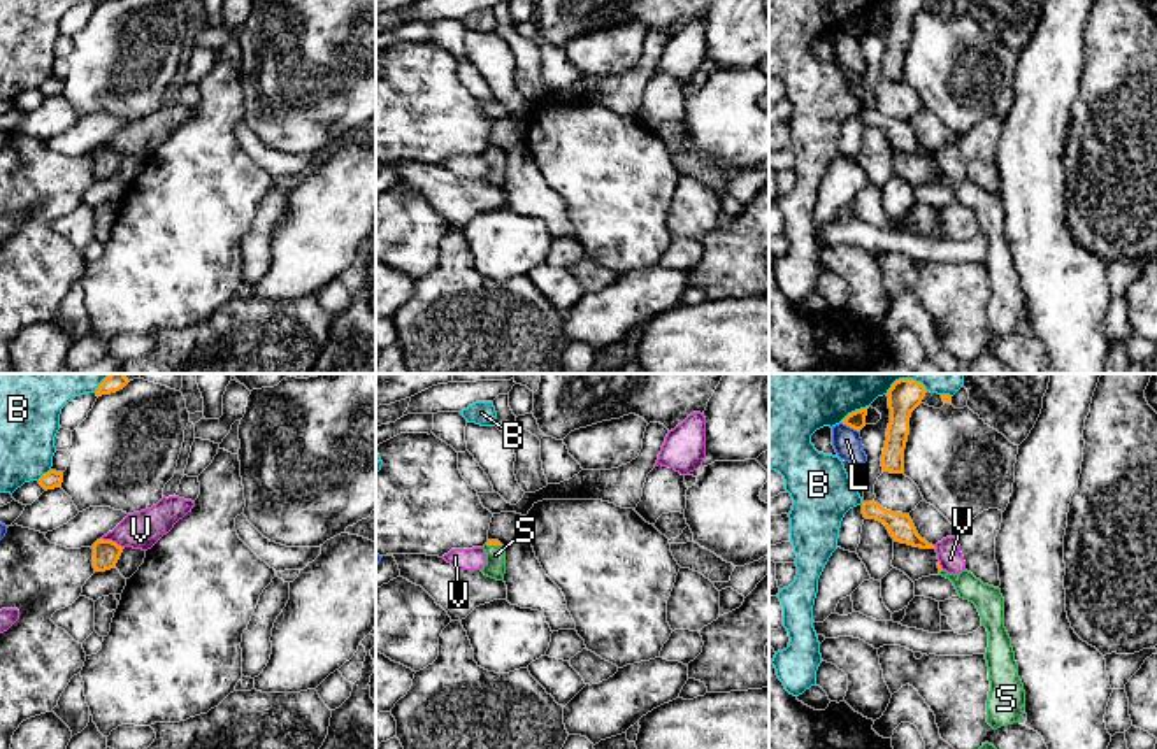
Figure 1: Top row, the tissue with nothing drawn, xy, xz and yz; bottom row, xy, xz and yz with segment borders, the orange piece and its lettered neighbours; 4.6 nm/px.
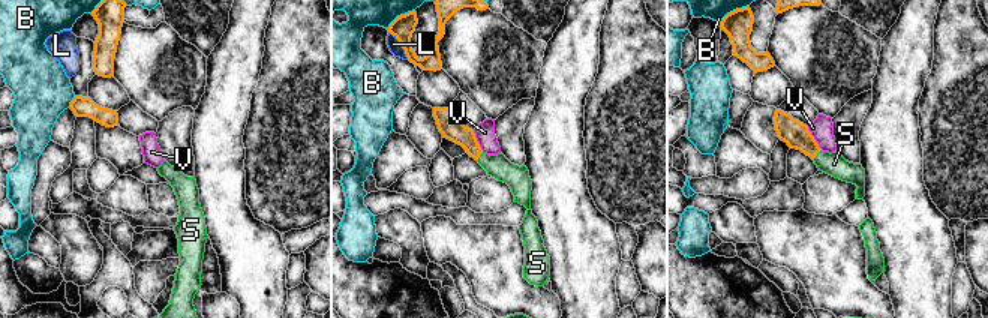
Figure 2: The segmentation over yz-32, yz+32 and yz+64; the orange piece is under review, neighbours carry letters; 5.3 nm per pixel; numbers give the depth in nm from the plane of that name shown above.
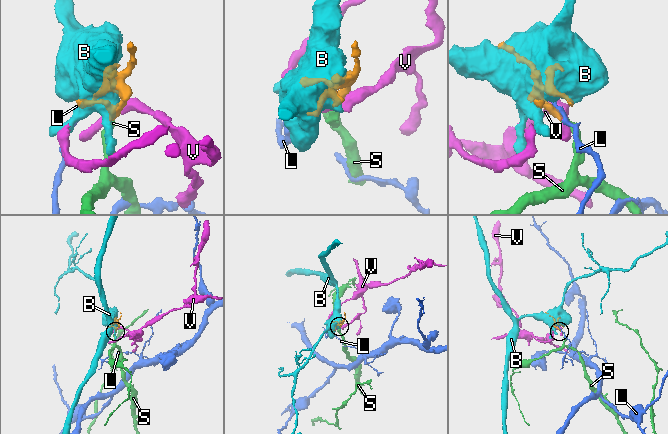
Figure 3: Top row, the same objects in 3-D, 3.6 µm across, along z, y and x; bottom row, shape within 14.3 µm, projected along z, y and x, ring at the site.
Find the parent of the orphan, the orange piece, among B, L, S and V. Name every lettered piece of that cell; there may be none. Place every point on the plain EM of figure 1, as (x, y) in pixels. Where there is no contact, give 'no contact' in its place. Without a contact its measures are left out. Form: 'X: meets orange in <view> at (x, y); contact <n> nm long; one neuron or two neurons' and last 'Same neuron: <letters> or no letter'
B: meets orange in yz at (855, 18); contact 150 nm long; two neurons
L: meets orange in yz at (850, 34); contact 100 nm long; two neurons
S: meets orange in xz at (494, 151); contact 80 nm long; one neuron
V: meets orange in xy at (113, 149); contact 120 nm long; two neurons
Same neuron: S

